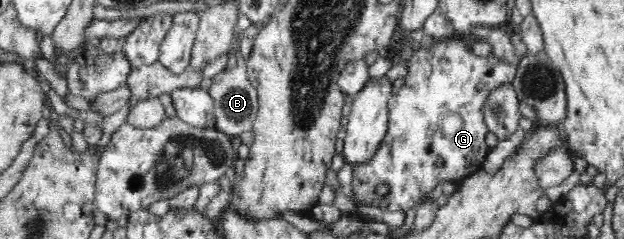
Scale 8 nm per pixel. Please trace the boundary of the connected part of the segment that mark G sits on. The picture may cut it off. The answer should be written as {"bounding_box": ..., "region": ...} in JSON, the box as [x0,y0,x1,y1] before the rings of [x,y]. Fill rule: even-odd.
{"bounding_box":[352,33,516,212],"region":[[[459,33],[442,37],[431,47],[416,47],[407,66],[405,88],[390,104],[387,140],[384,140],[374,162],[353,169],[352,186],[360,204],[390,212],[408,211],[422,196],[445,180],[461,182],[472,173],[479,172],[490,152],[486,146],[486,136],[491,132],[485,118],[486,104],[497,89],[511,85],[516,75],[511,66],[506,66],[506,61],[502,63],[502,59],[497,57],[474,53],[474,43]],[[382,182],[390,184],[390,194],[386,198],[379,198],[374,193],[375,186]]]}

